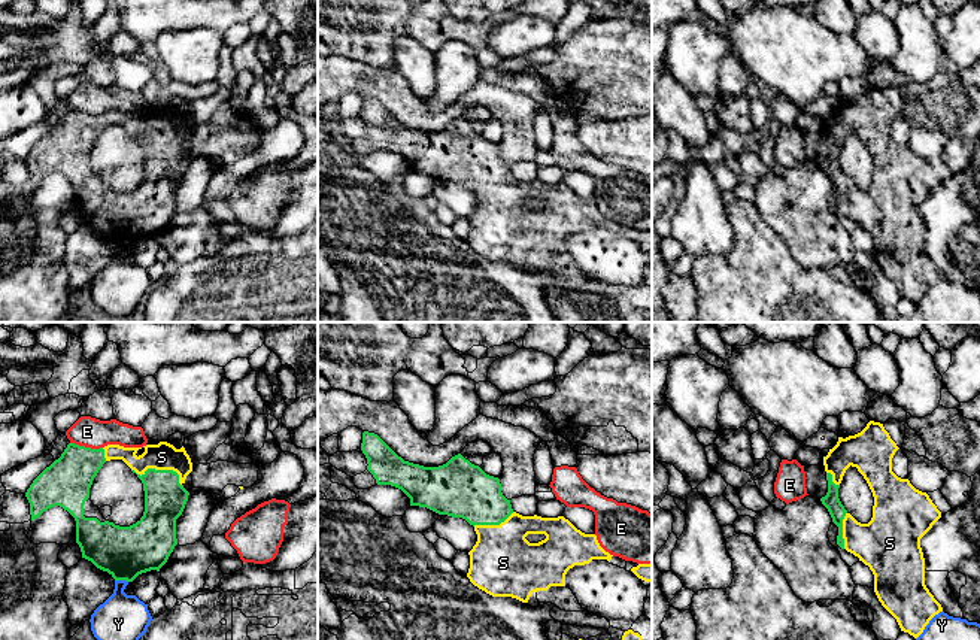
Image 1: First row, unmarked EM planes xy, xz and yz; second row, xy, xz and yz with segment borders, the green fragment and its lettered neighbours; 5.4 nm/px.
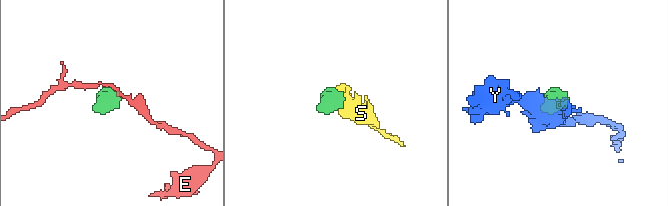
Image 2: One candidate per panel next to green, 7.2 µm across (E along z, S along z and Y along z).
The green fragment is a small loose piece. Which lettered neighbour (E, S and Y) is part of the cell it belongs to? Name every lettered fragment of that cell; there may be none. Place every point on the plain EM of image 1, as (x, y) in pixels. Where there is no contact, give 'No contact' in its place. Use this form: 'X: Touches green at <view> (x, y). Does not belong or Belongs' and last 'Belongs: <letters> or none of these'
E: Touches green at xy (87, 114). Does not belong
S: Touches green at xy (160, 136). Belongs
Y: Touches green at xy (121, 245). Does not belong
Belongs: S

